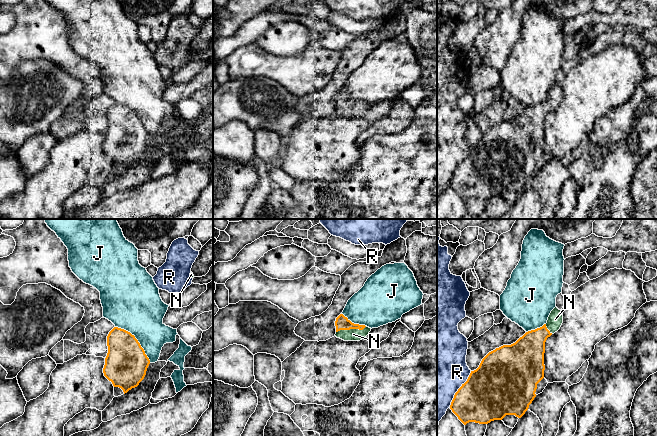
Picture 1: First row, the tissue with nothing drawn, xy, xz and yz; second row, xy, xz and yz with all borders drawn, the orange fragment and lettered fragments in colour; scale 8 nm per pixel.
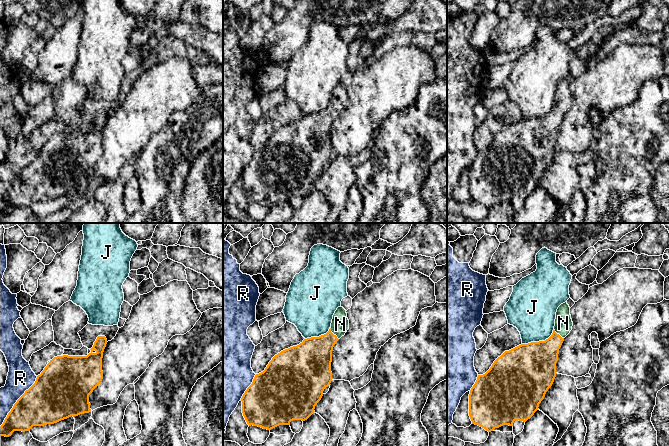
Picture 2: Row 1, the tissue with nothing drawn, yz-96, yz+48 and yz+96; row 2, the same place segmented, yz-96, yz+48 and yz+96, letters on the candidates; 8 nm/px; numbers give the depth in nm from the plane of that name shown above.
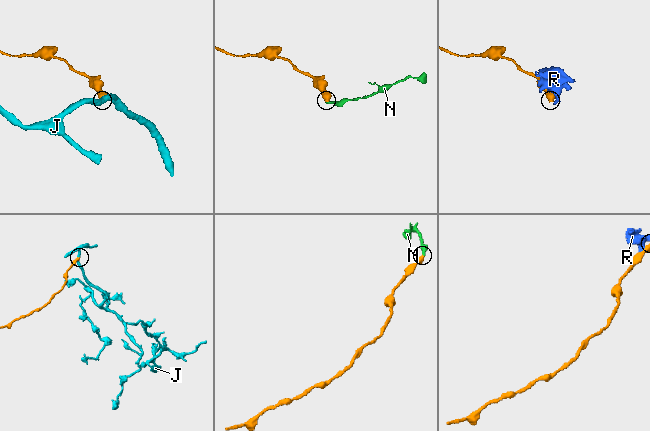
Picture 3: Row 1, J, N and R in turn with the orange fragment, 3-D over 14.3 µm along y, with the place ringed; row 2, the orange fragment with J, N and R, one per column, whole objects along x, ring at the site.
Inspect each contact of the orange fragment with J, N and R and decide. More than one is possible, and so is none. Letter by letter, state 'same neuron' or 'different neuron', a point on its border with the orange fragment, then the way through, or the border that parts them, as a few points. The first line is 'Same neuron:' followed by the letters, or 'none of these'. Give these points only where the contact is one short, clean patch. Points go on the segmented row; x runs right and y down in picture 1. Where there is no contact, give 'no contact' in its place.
Same neuron: N
J: different neuron; meets orange in xy at (137, 340)
N: same neuron; meets orange in xz at (351, 328); runs through xz (342, 323), (351, 328), (353, 334)
R: different neuron; meets orange in yz at (458, 389)

